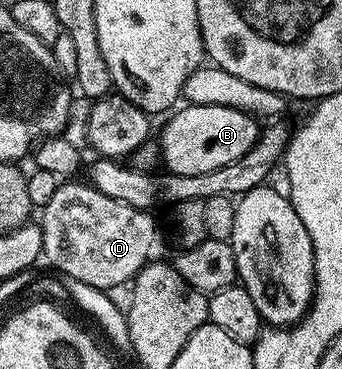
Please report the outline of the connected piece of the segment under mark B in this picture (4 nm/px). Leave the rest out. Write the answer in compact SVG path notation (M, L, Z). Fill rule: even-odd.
M186 103L184 107L178 107L168 117L170 120L166 122L161 136L159 135L161 159L164 167L170 172L207 174L211 170L219 170L227 166L227 162L235 162L235 158L243 158L243 154L247 154L247 150L251 150L251 146L257 140L258 121L243 110L218 104L199 106Z

